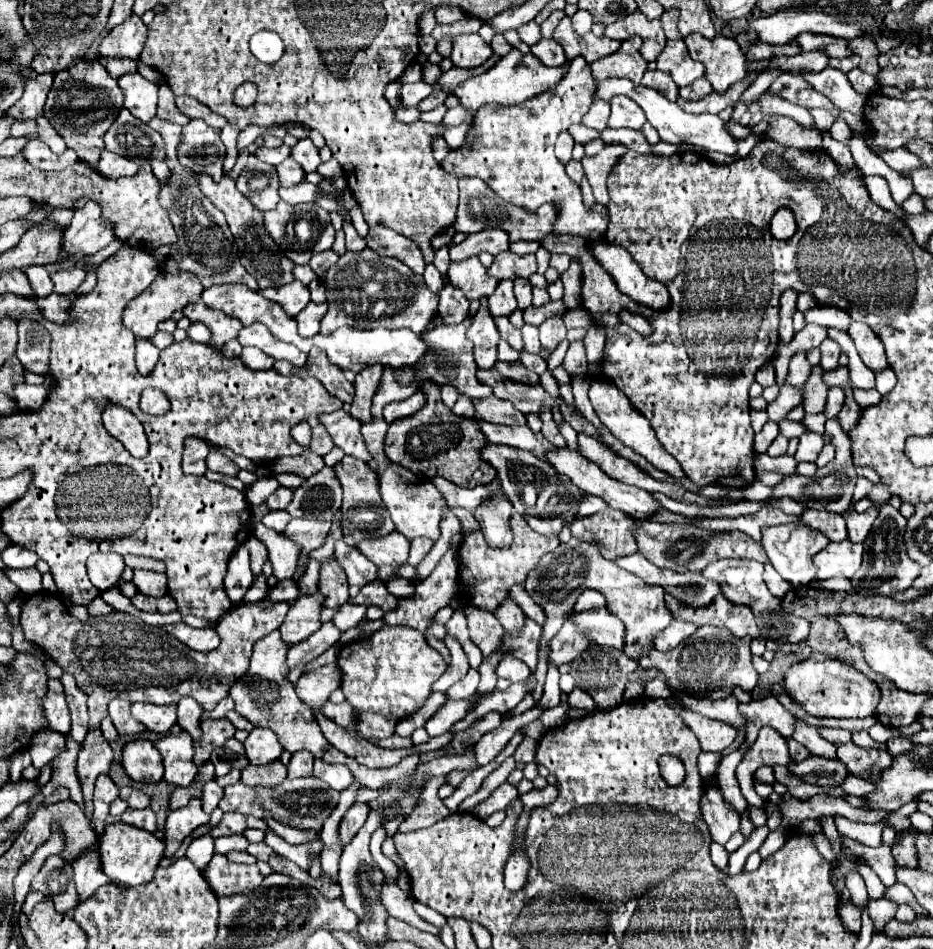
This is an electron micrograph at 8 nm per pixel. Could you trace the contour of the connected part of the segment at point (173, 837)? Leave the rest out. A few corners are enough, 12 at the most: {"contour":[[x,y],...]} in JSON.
{"contour":[[200,799],[166,819],[166,851],[174,857],[180,843],[210,821]]}

